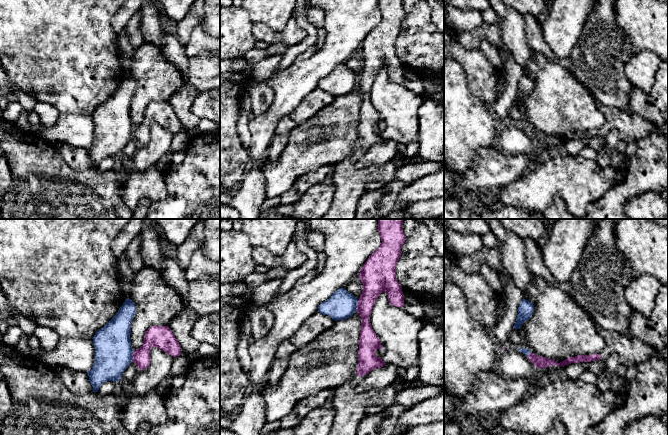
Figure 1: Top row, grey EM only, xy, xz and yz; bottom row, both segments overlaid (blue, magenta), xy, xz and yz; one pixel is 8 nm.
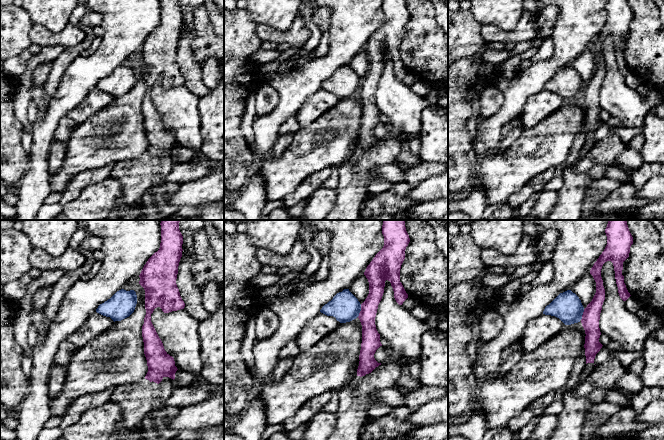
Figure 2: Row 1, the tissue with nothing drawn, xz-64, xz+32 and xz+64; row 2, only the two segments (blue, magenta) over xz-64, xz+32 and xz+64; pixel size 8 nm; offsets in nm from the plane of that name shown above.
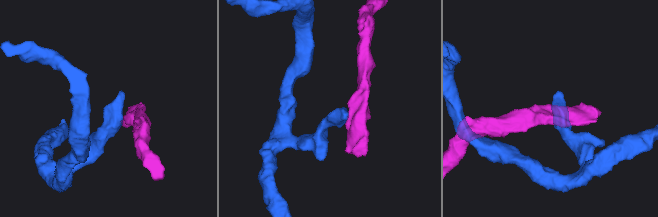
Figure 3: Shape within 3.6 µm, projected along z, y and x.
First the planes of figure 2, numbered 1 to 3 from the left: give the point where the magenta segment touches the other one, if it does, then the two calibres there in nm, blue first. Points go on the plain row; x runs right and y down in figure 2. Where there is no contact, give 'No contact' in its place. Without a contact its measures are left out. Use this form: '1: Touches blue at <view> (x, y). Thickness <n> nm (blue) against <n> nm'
1: No contact
2: Touches blue at xz+32 (360, 86). Thickness 240 nm (blue) against 140 nm
3: Touches blue at xz+64 (582, 90). Thickness 240 nm (blue) against 140 nm

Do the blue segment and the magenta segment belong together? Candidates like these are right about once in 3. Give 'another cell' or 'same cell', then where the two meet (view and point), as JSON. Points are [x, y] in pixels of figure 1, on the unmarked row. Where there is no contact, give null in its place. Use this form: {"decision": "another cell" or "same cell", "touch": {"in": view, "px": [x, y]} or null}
{"decision": "another cell", "touch": {"in": "xz", "px": [356, 81]}}

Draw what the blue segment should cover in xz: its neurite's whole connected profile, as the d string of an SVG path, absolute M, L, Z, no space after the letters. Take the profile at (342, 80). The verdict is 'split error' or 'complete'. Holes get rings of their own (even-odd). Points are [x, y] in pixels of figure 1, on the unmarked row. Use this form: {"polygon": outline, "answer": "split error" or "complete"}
{"polygon": "M345 63L339 64L331 73L318 82L318 88L329 91L333 96L344 96L357 87L358 76Z", "answer": "complete"}

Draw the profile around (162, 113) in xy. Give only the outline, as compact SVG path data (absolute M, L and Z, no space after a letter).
M152 102L145 109L143 121L133 129L133 137L140 146L149 142L152 123L158 123L173 133L182 128L179 118L168 102Z

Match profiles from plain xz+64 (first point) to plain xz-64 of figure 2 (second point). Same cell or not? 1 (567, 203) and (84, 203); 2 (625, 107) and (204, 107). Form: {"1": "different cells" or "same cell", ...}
{"1": "different cells", "2": "different cells"}

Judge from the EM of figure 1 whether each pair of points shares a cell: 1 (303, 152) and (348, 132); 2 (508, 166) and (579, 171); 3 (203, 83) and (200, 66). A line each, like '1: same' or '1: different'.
1: same
2: different
3: same

